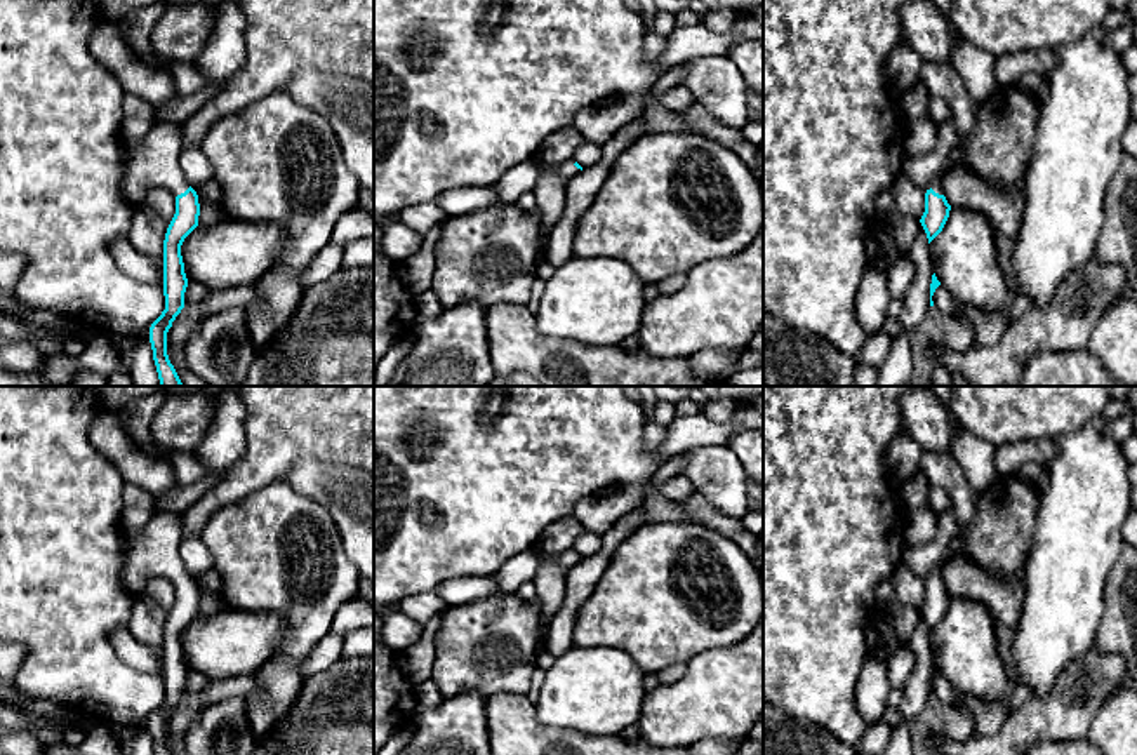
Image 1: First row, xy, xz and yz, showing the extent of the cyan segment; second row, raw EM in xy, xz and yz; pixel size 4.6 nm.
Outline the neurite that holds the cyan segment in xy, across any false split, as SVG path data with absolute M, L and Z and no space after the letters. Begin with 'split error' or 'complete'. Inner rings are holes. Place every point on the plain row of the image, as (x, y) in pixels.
split error; M155 515L137 536L130 538L122 571L123 586L134 595L141 595L153 578L167 578L176 585L176 604L163 630L165 699L150 717L155 755L172 755L167 745L167 722L184 698L188 677L181 635L198 616L200 605L198 585L186 571L179 553L181 541L181 518L176 515Z

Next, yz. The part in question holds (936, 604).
split error; M925 451L920 470L930 485L939 485L951 496L956 518L956 532L948 545L946 558L932 569L925 583L925 602L920 612L930 633L942 621L951 600L942 581L942 571L953 558L963 557L965 532L975 515L979 496L972 491L963 470L949 452Z

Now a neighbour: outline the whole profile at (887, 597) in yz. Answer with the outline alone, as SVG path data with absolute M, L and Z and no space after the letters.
M894 576L883 579L876 590L878 605L883 612L888 612L897 604L897 591Z

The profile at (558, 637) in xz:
M642 508L622 515L605 534L603 546L596 555L582 558L568 569L565 579L565 598L556 614L548 621L544 630L542 647L558 658L574 647L575 614L582 602L591 595L596 583L605 572L610 557L617 546L643 524L645 513Z

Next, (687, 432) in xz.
M702 412L680 416L668 426L664 442L657 447L661 463L695 447L727 444L735 431L735 423L715 423Z

